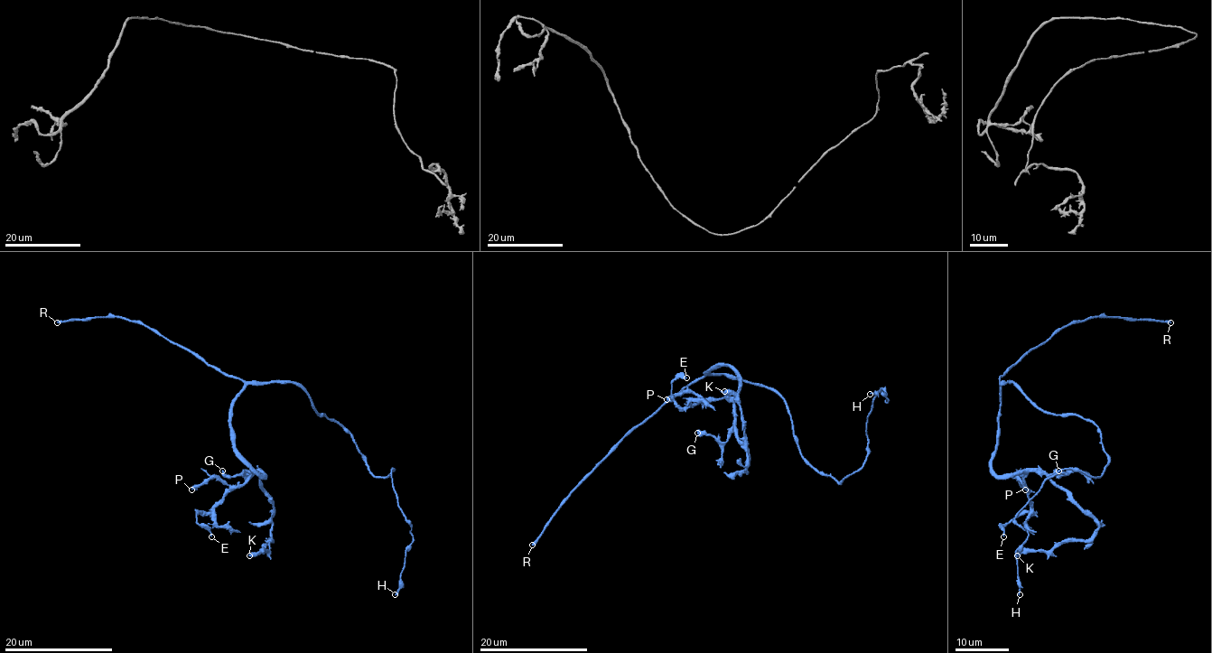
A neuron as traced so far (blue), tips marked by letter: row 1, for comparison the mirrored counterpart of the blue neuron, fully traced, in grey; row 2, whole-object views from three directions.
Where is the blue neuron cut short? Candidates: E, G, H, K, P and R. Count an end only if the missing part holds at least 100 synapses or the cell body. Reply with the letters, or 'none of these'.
R

